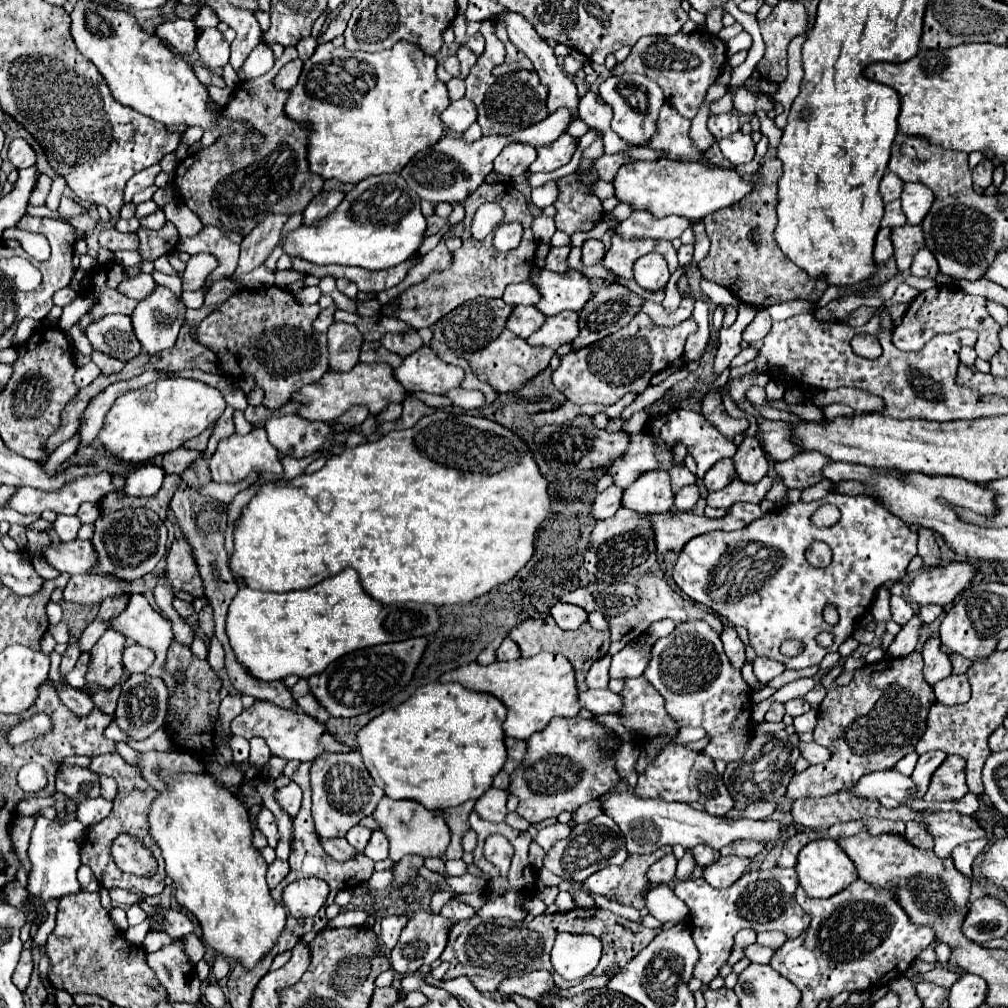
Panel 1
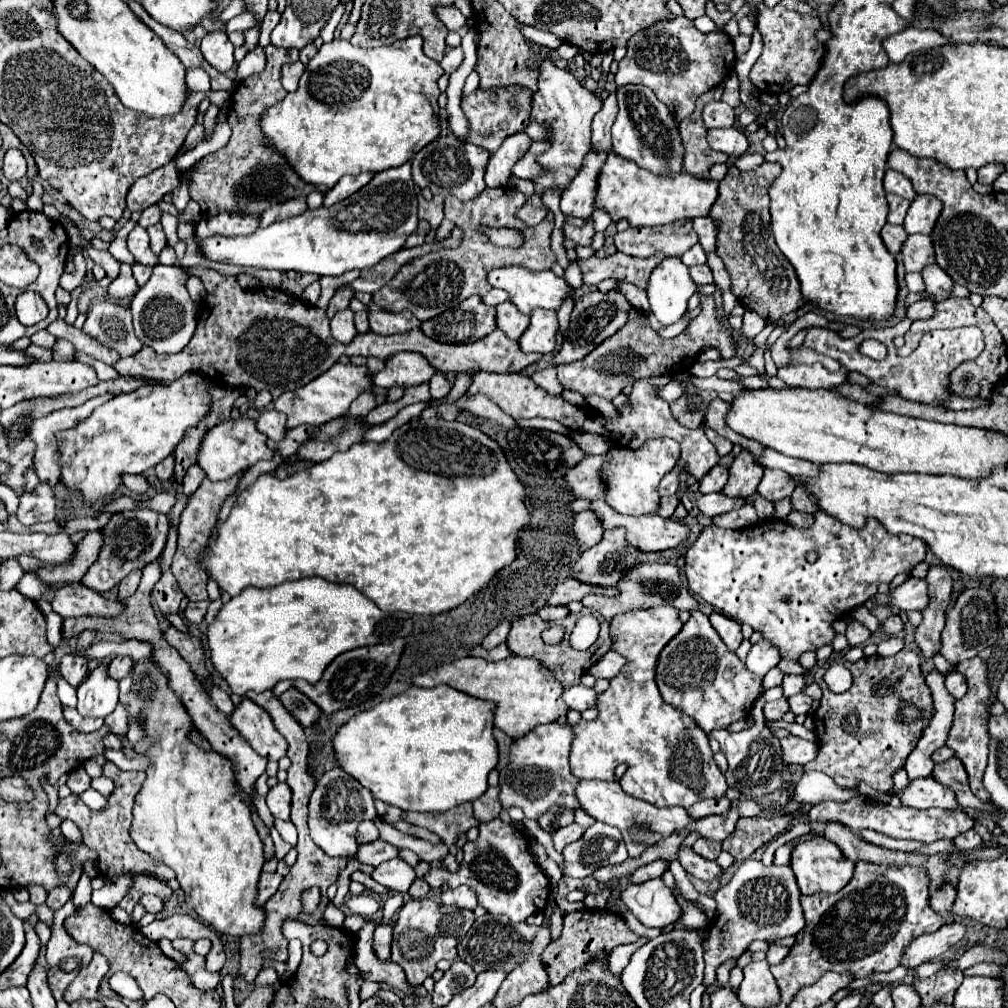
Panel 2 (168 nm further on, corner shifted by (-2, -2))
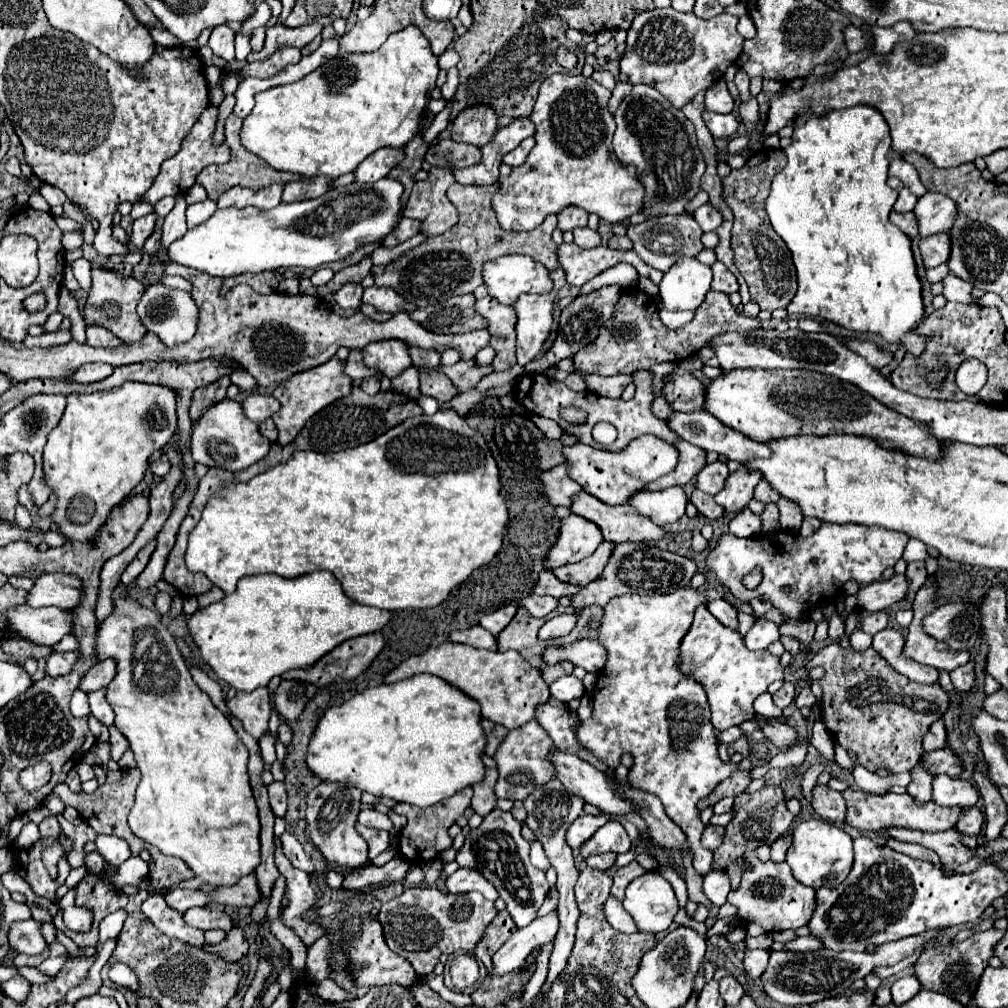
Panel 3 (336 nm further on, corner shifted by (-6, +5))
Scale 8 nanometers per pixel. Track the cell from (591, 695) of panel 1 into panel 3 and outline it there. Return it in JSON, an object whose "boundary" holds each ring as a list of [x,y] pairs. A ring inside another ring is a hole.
{"boundary":[[[561,676],[553,684],[549,684],[549,692],[553,698],[561,702],[571,702],[573,698],[583,696],[583,684],[575,676]]]}

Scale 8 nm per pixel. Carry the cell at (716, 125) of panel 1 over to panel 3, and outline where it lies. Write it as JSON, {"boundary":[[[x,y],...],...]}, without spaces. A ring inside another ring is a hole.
{"boundary":[[[717,80],[711,84],[705,92],[705,108],[709,112],[719,112],[719,114],[729,114],[733,110],[733,98],[727,90],[725,80]]]}

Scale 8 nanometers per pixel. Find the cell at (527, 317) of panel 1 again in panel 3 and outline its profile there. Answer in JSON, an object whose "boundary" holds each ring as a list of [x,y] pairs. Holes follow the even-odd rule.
{"boundary":[[[485,296],[483,300],[475,302],[475,312],[481,314],[485,320],[489,320],[489,334],[493,336],[489,340],[489,344],[497,350],[497,354],[491,364],[494,371],[503,371],[517,364],[515,360],[515,308],[513,306],[503,306],[503,304],[495,304],[495,300],[491,300],[491,296]]]}

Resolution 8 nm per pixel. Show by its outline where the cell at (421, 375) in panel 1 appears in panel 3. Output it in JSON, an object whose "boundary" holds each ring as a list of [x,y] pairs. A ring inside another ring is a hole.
{"boundary":[[[381,340],[371,342],[365,348],[359,348],[363,356],[363,364],[367,368],[377,370],[387,378],[395,378],[407,366],[411,366],[411,356],[407,352],[407,344],[399,340]]]}

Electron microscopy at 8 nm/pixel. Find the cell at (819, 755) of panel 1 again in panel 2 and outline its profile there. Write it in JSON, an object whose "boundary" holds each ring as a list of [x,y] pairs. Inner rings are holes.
{"boundary":[[[789,735],[787,739],[781,741],[781,747],[783,747],[783,759],[787,759],[787,765],[791,763],[805,765],[817,757],[817,743],[801,737]]]}

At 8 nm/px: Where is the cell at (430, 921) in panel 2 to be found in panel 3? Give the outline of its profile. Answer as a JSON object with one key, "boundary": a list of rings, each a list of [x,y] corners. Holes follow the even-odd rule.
{"boundary":[[[413,886],[397,898],[385,902],[377,918],[383,926],[387,946],[409,960],[415,972],[427,976],[433,972],[443,954],[453,954],[457,950],[473,952],[495,914],[495,904],[485,900],[479,892],[449,894],[435,886]]]}

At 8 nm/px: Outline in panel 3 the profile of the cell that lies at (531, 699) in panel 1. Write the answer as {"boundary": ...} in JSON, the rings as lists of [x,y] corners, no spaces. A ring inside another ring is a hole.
{"boundary":[[[443,642],[435,648],[429,648],[423,654],[409,656],[405,662],[401,662],[385,676],[385,682],[391,684],[421,672],[435,674],[443,678],[447,684],[459,688],[463,694],[477,700],[481,706],[481,716],[495,724],[505,726],[507,730],[515,730],[521,724],[533,720],[535,704],[541,704],[543,700],[549,698],[547,684],[543,682],[539,672],[531,668],[531,664],[527,664],[527,660],[523,660],[515,650],[493,652],[493,650],[477,650],[467,644]]]}

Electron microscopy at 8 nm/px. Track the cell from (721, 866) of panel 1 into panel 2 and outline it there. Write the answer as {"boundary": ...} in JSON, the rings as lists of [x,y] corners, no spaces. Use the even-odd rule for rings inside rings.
{"boundary":[[[689,847],[679,849],[679,861],[687,873],[691,873],[693,877],[697,877],[701,881],[713,881],[723,875],[723,869],[717,865],[717,861],[703,859],[703,857],[695,855],[695,851],[691,851]]]}

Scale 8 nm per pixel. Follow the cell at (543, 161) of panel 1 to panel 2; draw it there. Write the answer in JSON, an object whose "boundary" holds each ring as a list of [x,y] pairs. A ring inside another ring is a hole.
{"boundary":[[[533,143],[531,149],[527,151],[527,155],[523,159],[519,159],[519,163],[513,167],[513,175],[521,177],[521,179],[535,179],[539,175],[543,175],[543,167],[537,163],[537,157],[547,151],[551,147],[551,143]]]}

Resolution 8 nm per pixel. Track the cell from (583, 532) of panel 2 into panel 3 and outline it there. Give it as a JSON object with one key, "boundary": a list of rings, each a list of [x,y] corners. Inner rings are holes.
{"boundary":[[[571,514],[561,520],[557,542],[543,558],[543,564],[547,570],[553,570],[563,564],[579,562],[591,556],[601,542],[603,534],[599,532],[597,524],[591,524],[589,520]]]}

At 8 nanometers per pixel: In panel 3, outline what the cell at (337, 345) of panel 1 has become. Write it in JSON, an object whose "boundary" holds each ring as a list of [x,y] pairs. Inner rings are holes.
{"boundary":[[[347,282],[333,296],[335,296],[335,302],[341,308],[359,308],[361,306],[361,294],[363,294],[363,286],[361,284]]]}

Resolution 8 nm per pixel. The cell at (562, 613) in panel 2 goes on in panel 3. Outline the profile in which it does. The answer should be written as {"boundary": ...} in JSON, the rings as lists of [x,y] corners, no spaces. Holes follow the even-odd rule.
{"boundary":[[[525,596],[521,604],[533,614],[533,616],[547,616],[557,608],[557,600],[551,596]]]}

